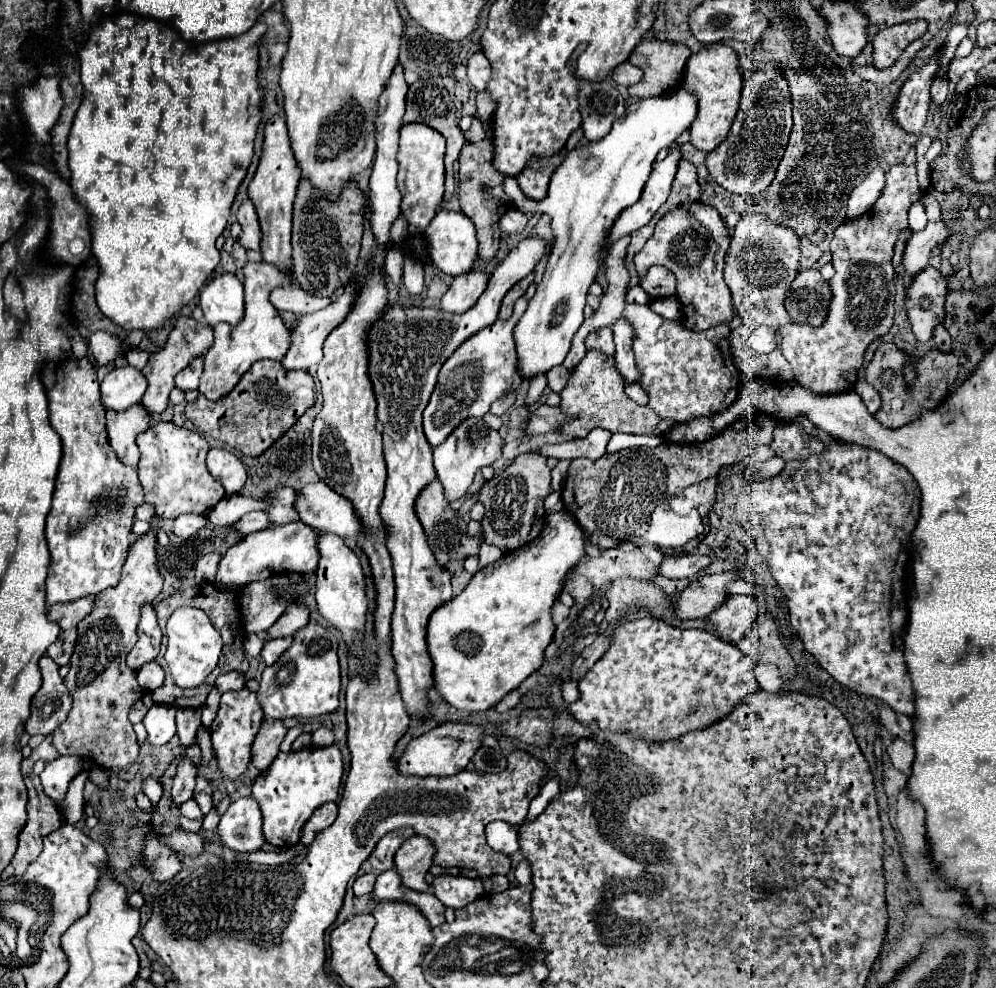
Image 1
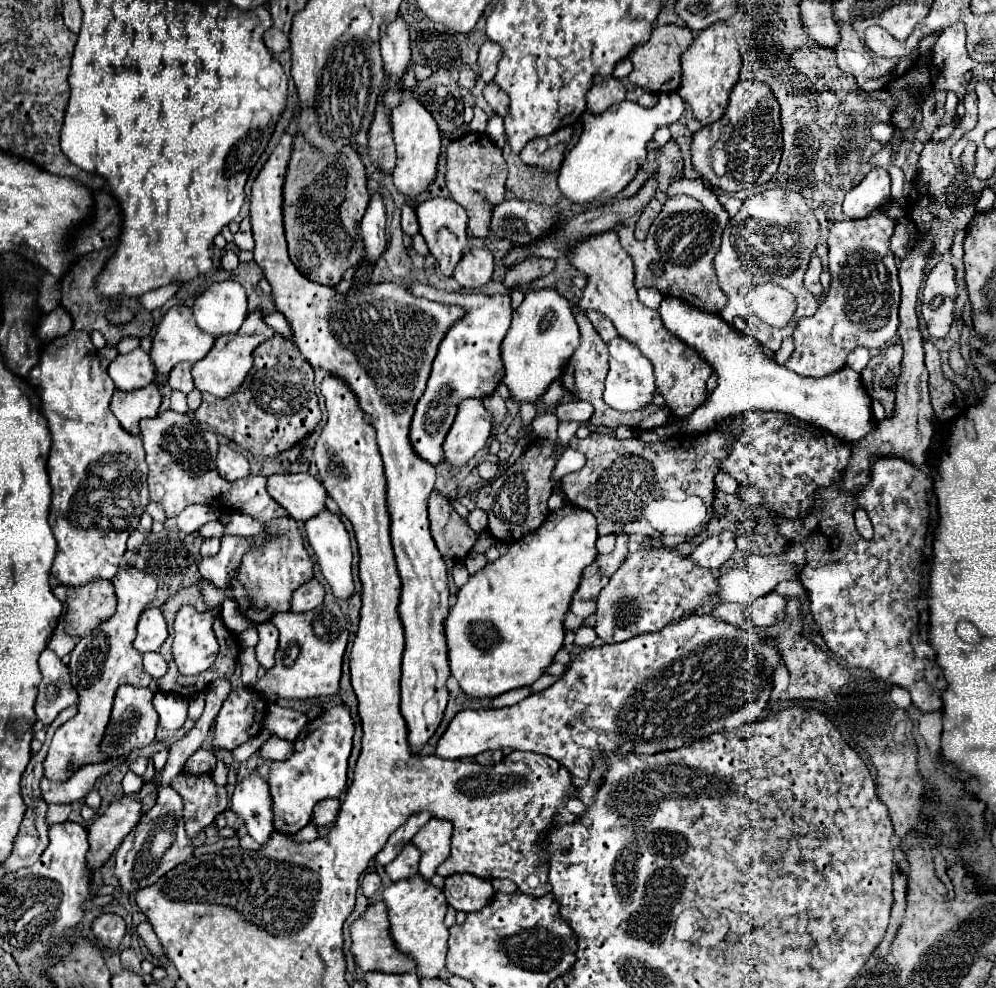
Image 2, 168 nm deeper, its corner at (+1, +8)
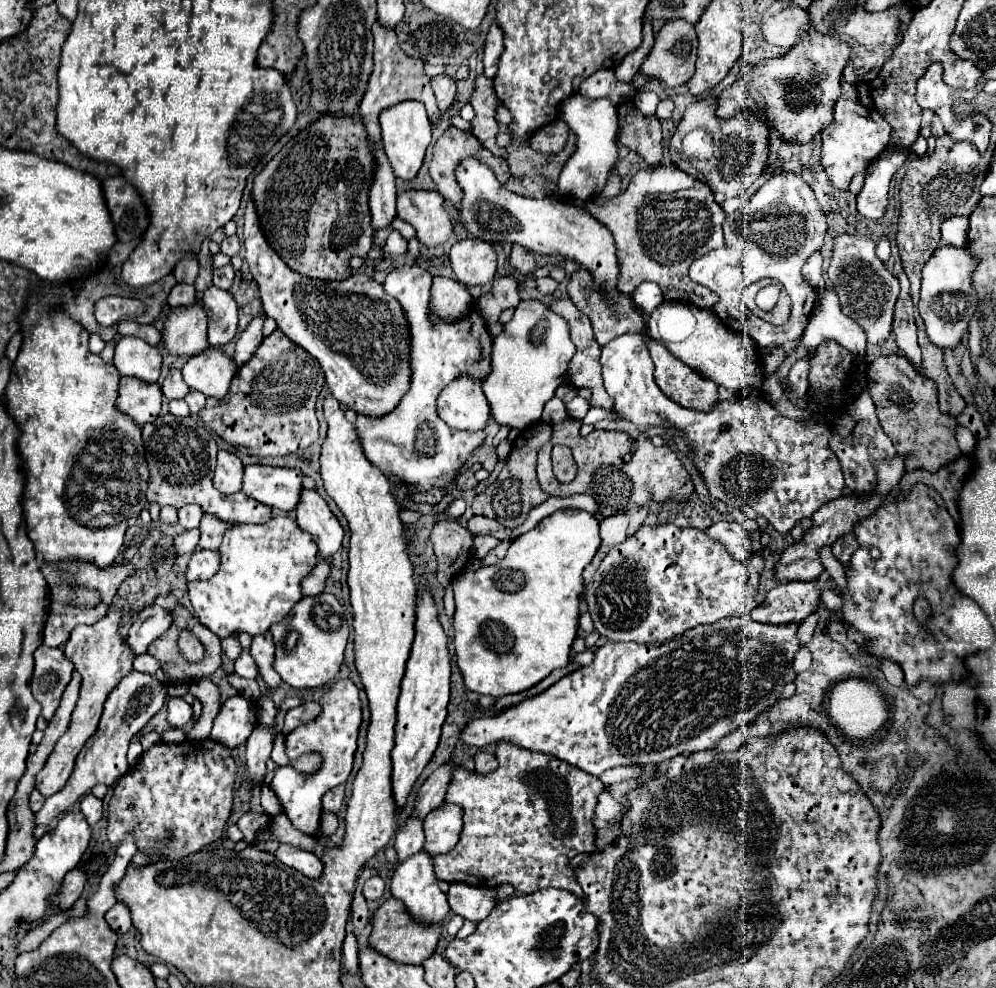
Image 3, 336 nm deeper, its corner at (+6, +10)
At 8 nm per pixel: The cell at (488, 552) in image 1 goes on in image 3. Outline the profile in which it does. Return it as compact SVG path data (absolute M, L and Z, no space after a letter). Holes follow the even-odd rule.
M476 536L474 538L474 554L478 556L478 558L484 558L492 548L496 548L500 544L500 540L498 538L494 538L494 536Z

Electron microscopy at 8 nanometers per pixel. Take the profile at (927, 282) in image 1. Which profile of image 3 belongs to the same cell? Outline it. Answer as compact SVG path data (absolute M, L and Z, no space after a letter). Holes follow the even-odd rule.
M944 246L938 248L922 268L922 294L920 294L920 316L926 324L928 338L940 348L956 348L968 330L972 310L978 302L976 288L972 286L972 274L978 258L970 254L968 246Z

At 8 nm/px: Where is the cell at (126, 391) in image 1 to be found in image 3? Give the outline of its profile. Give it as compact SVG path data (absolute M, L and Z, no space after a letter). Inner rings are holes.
M126 336L116 346L114 366L122 376L136 376L144 382L156 382L162 368L162 352L158 346Z

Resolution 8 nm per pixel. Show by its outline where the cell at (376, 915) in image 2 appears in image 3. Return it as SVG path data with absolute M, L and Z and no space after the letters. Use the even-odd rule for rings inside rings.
M390 898L380 904L378 912L374 914L372 926L374 930L370 934L368 944L386 958L400 964L422 964L428 956L434 954L442 936L442 926L420 926L420 922L412 922L412 918L408 918L408 910L404 910L404 904L396 898Z

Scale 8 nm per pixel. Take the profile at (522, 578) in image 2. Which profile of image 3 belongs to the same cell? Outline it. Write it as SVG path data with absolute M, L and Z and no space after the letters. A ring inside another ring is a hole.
M558 510L544 518L534 530L516 538L504 560L474 572L462 572L452 580L456 598L454 650L468 690L494 698L516 694L536 686L552 670L570 662L570 648L578 632L578 598L584 590L582 570L592 562L600 546L598 520L584 510Z

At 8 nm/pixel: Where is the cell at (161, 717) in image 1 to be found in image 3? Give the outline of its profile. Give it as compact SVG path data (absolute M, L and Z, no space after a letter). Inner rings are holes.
M168 698L166 706L168 706L168 722L172 726L182 728L192 720L192 706L184 698Z

